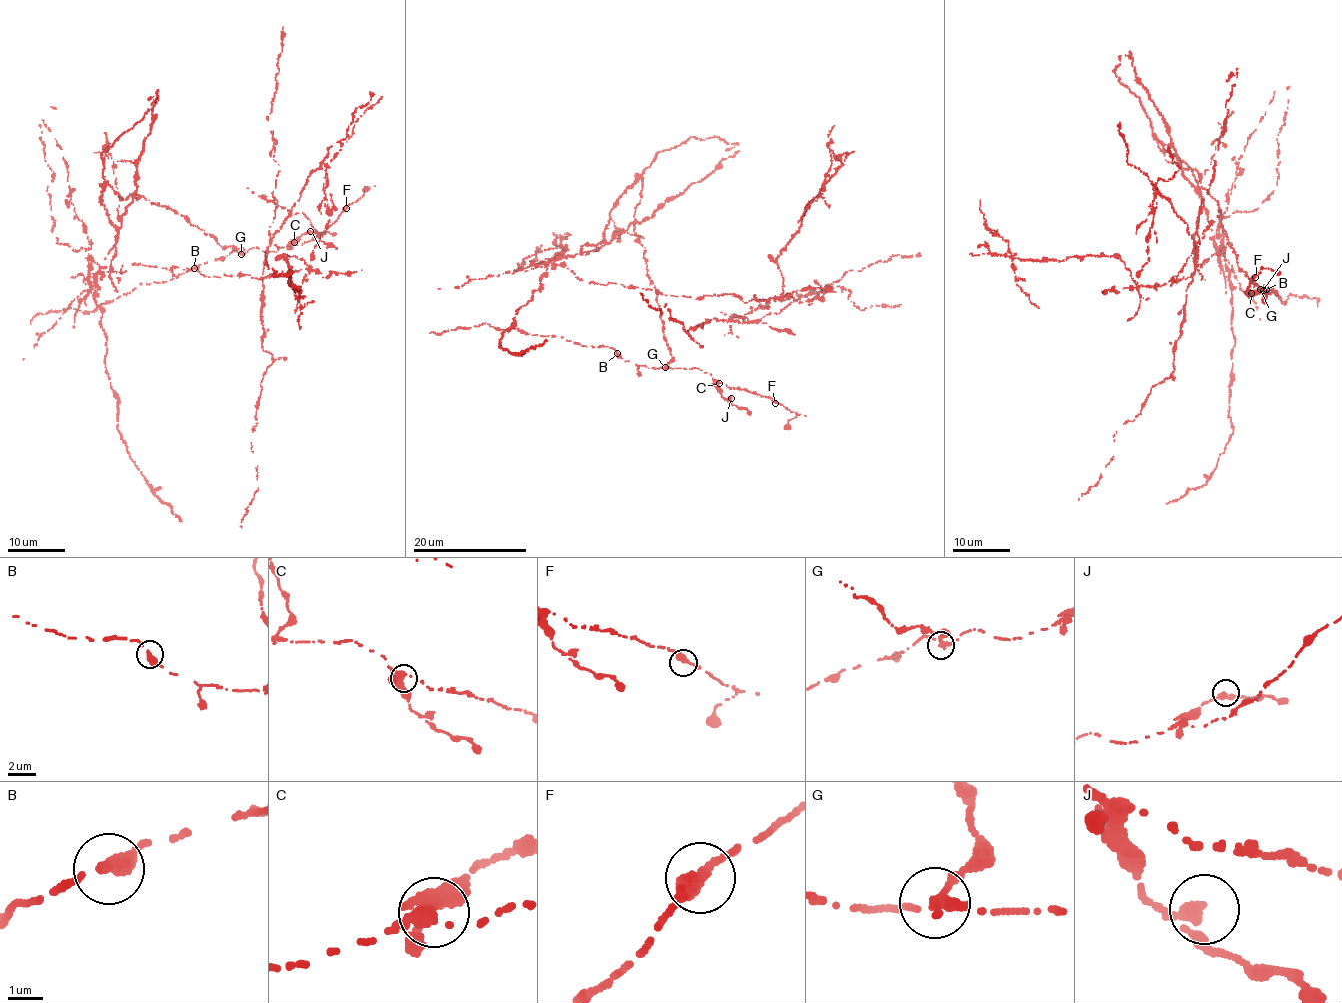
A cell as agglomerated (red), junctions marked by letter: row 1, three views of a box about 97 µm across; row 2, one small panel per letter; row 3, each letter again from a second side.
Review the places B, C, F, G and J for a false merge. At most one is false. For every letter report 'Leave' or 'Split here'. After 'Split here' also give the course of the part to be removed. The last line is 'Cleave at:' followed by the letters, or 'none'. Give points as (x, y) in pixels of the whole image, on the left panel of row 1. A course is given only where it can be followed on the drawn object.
B: Leave
C: Leave
F: Leave
G: Split here
J: Leave
Cleave at: G

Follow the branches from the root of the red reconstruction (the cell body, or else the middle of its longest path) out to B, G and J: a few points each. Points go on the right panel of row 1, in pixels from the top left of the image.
B: (1207, 262), (1225, 250), (1213, 246), (1200, 188), (1155, 138), (1166, 161), (1200, 174), (1239, 268), (1266, 289)
G: (1207, 262), (1225, 250), (1213, 246), (1200, 188), (1155, 138), (1166, 161), (1200, 174), (1239, 268), (1260, 289)
J: (1207, 262), (1225, 250), (1200, 188), (1155, 138), (1200, 174), (1258, 286), (1245, 292), (1263, 290)

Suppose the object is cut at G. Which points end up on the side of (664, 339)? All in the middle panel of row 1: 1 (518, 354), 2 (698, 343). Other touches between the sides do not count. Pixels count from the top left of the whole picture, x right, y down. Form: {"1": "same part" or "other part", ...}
{"1": "same part", "2": "same part"}

